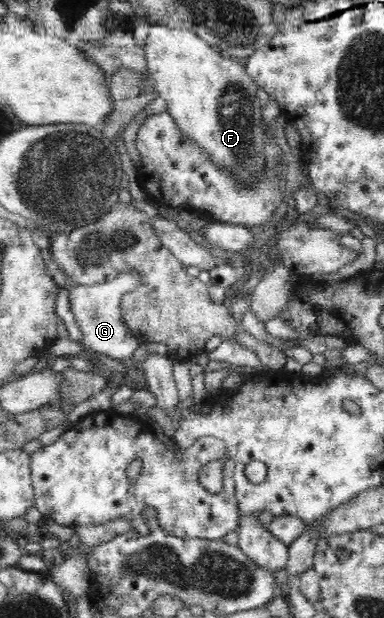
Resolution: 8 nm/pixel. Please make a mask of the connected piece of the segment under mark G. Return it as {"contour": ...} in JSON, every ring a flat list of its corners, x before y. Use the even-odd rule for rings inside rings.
{"contour":[[125,272,115,280,99,284,79,284,69,281,67,285,69,308,75,324,81,332,83,344,90,350,109,356,113,359,124,361,131,358,138,344,138,339,121,315,121,300,126,292,138,287,140,277,136,272]]}

